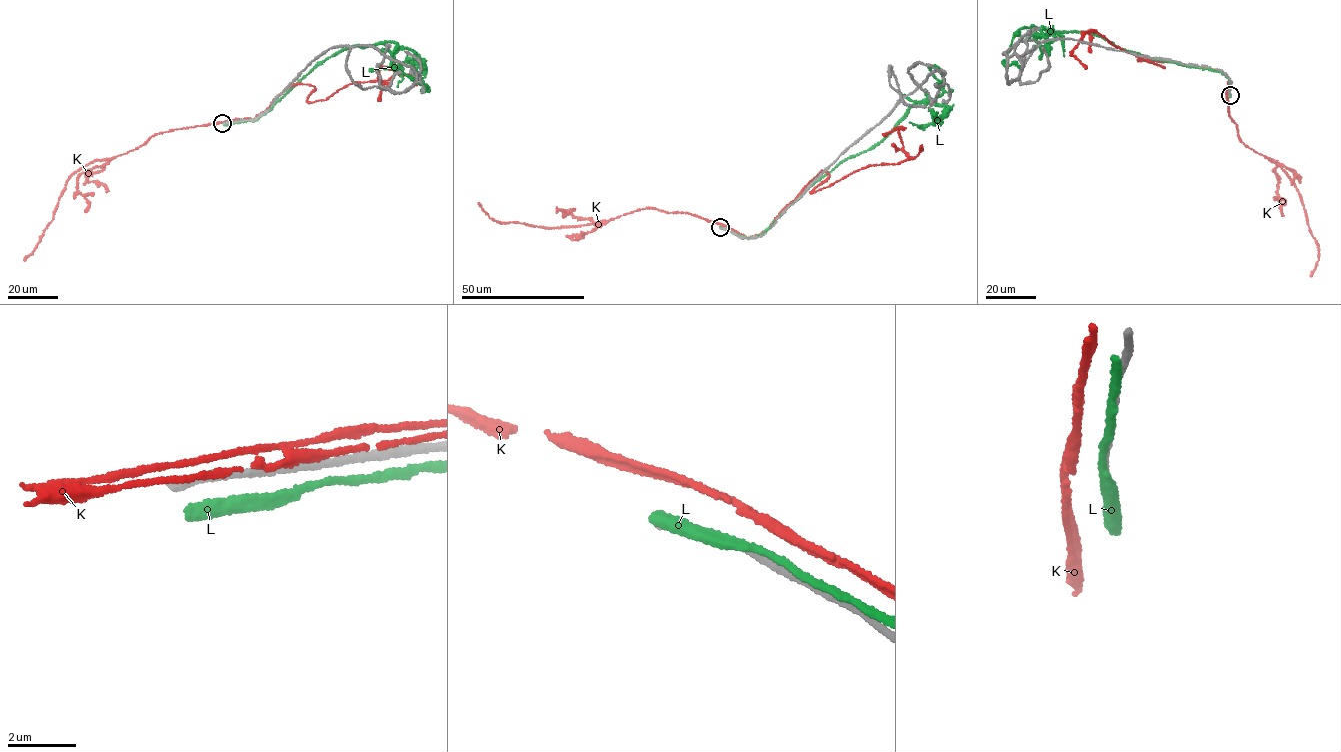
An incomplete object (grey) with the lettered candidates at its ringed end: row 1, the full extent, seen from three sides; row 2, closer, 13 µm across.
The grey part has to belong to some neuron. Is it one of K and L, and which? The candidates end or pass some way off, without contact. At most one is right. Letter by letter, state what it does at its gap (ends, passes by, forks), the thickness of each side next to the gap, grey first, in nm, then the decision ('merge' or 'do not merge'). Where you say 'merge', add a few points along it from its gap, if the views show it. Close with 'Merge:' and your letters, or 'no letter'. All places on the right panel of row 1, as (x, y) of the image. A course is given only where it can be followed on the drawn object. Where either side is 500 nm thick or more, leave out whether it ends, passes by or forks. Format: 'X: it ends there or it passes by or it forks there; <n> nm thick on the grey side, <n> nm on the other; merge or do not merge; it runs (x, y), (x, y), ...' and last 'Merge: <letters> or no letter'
K: it passes by; 240 nm thick on the grey side, 170 nm on the other; do not merge
L: it ends there; 240 nm thick on the grey side, 420 nm on the other; do not merge
Merge: no letter

